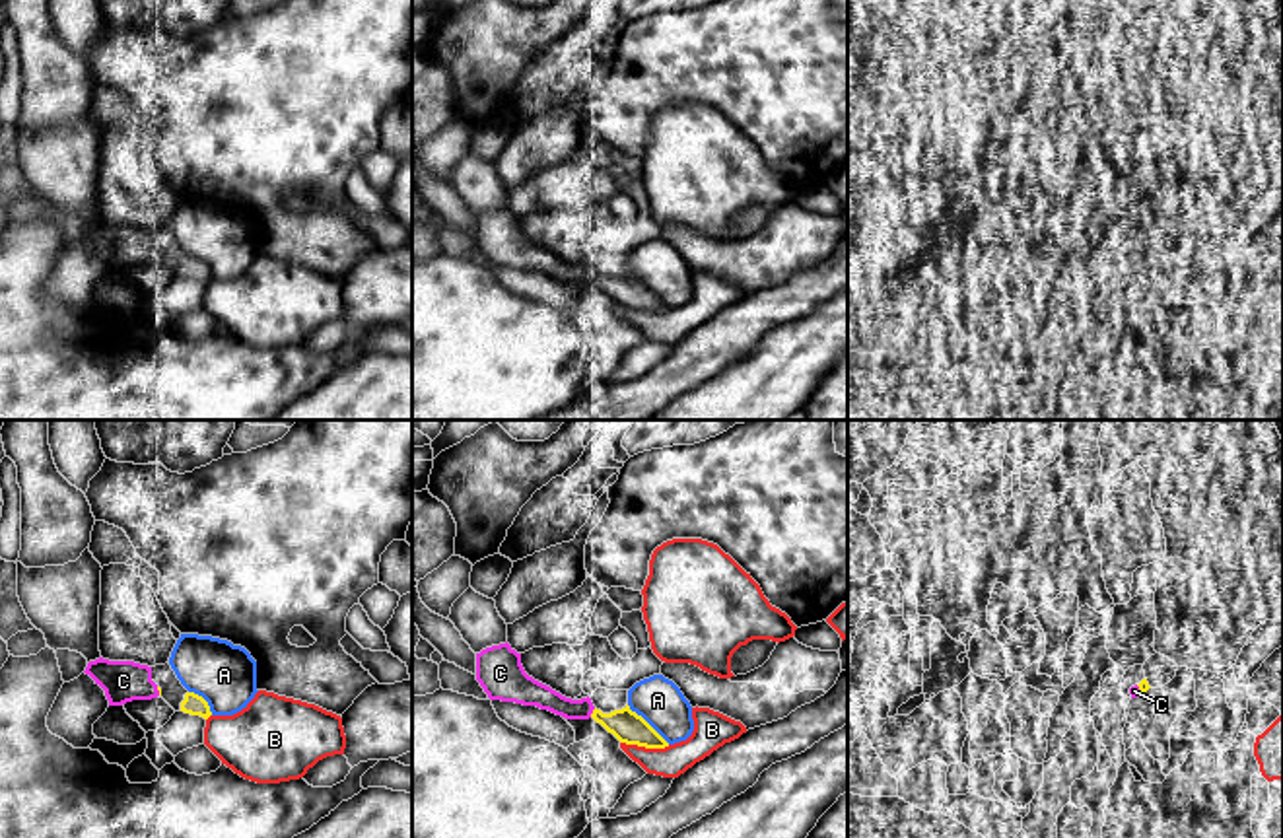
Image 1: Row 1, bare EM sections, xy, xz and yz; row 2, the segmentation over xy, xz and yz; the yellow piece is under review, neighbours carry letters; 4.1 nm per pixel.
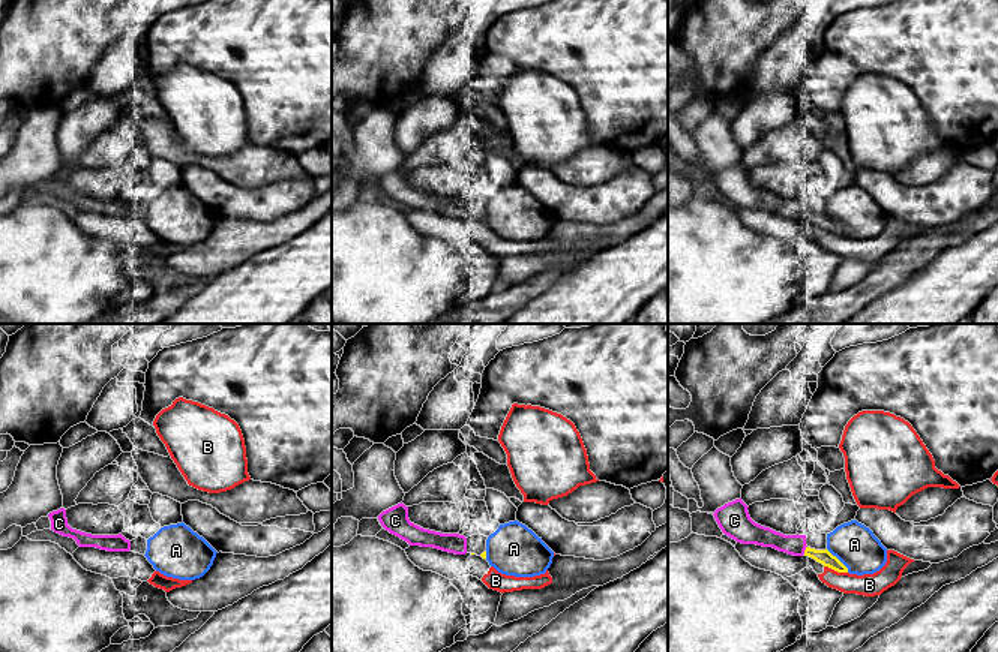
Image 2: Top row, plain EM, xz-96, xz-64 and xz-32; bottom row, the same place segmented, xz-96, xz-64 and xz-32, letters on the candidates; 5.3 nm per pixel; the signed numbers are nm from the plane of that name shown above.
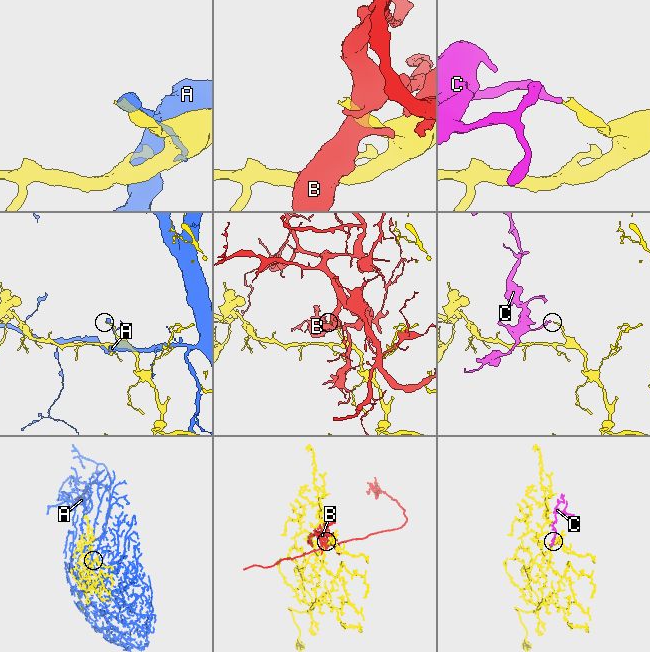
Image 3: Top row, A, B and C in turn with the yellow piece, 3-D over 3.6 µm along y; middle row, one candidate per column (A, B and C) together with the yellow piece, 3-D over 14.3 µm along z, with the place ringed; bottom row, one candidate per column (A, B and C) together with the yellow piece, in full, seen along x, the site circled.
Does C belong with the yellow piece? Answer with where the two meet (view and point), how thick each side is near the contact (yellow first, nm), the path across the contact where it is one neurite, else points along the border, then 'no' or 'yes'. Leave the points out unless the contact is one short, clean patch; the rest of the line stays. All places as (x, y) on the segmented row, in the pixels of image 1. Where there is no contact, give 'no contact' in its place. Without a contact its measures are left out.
meets yellow in xz at (593, 712); 140 nm thick on the yellow side, 100 nm on the other; yes

